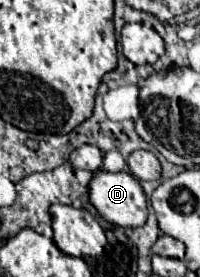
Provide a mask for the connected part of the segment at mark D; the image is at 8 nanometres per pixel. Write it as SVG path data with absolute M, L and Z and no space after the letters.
M96 172L90 182L90 202L114 226L138 228L146 222L146 196L128 172Z

